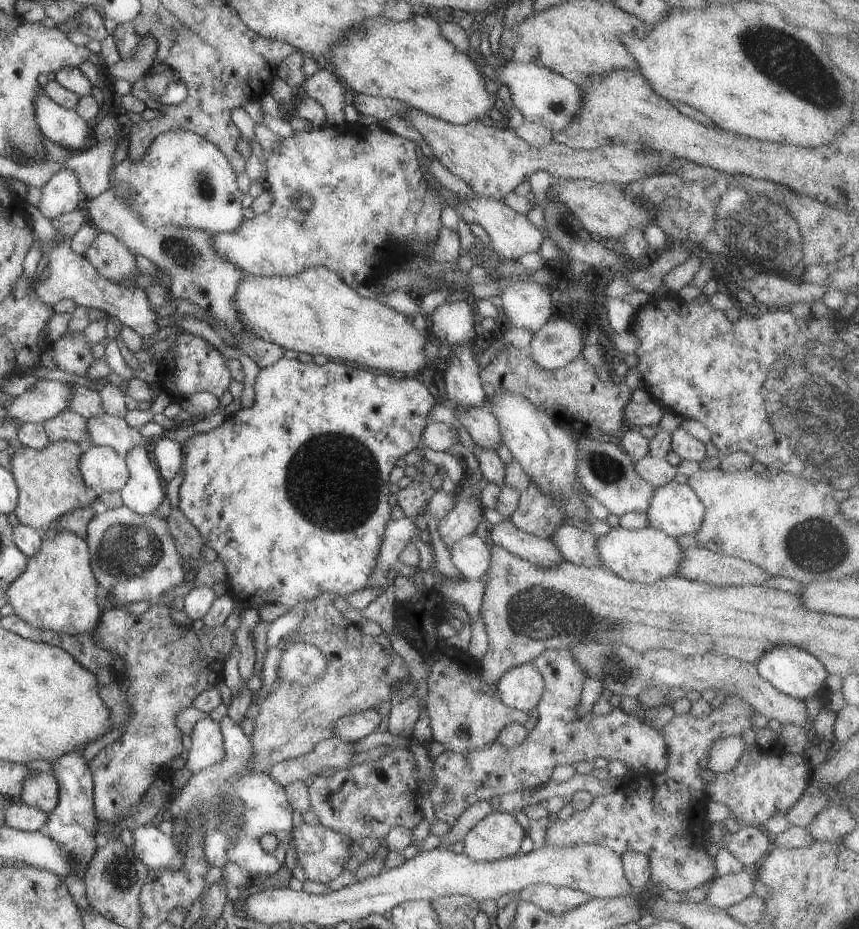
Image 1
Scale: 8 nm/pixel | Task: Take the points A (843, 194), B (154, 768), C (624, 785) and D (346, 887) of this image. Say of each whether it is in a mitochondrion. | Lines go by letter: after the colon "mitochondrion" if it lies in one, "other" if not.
A: other
B: other
C: other
D: other

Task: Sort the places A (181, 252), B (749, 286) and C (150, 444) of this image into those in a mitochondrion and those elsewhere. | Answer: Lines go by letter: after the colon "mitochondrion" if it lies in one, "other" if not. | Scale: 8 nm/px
A: mitochondrion
B: mitochondrion
C: other

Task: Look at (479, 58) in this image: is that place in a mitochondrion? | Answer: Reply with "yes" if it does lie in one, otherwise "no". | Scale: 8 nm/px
no

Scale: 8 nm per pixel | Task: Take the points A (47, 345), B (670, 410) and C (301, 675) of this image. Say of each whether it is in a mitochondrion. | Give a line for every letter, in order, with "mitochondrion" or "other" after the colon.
A: other
B: other
C: mitochondrion

